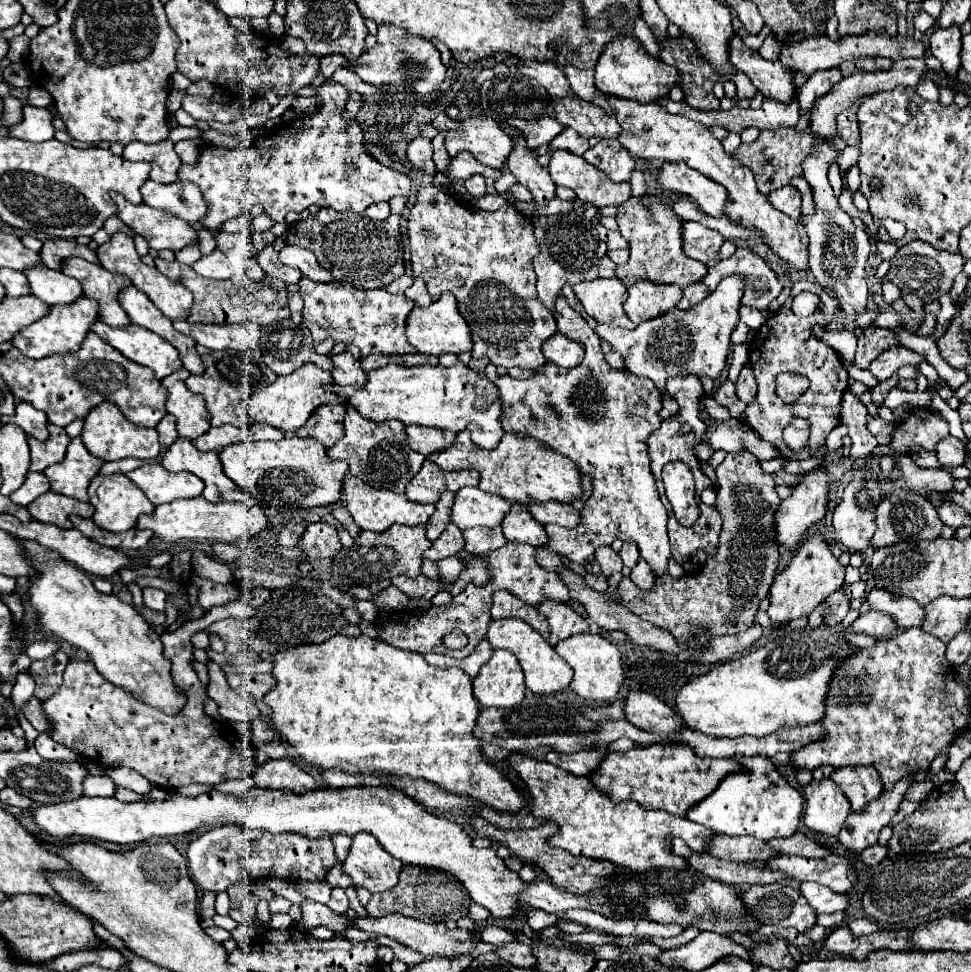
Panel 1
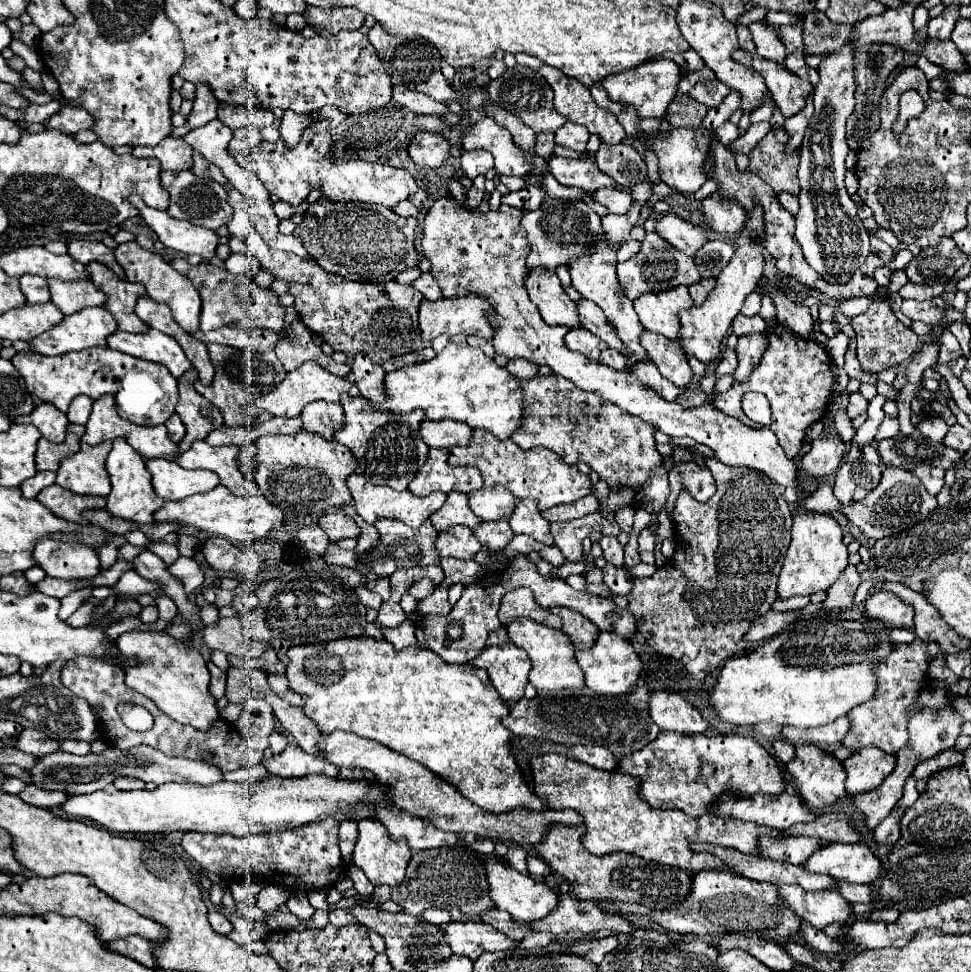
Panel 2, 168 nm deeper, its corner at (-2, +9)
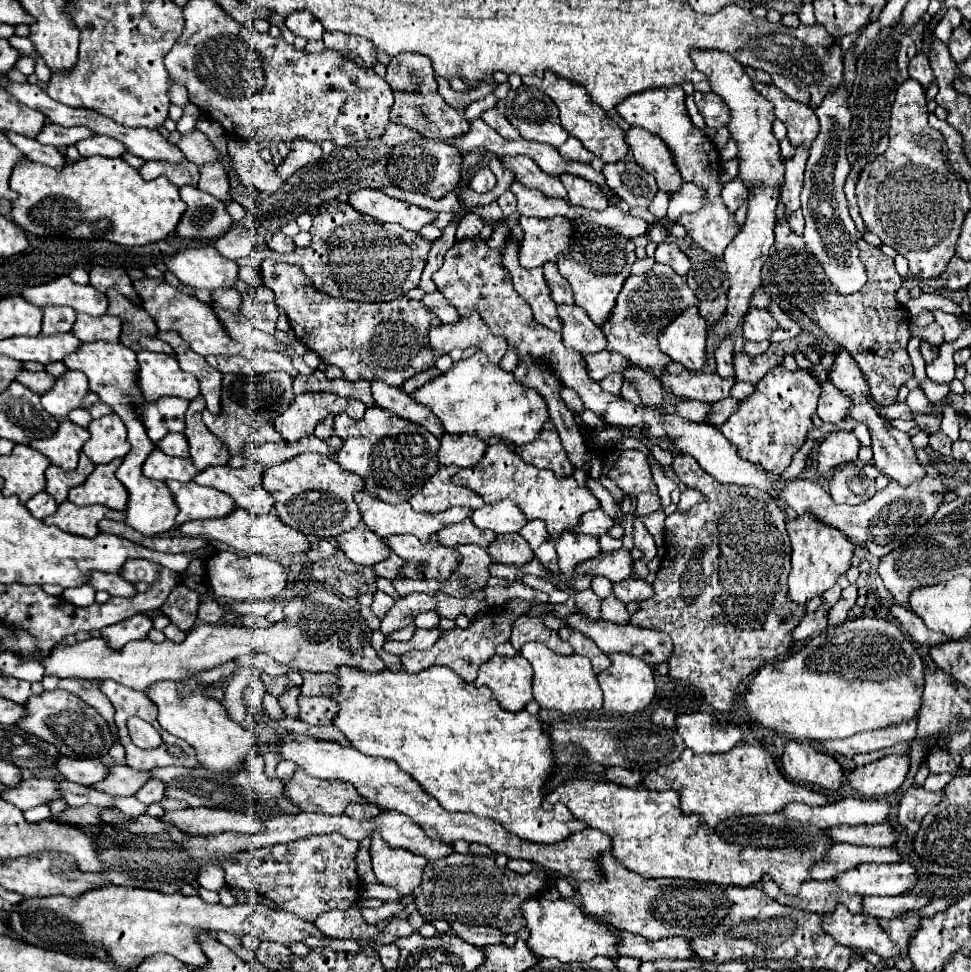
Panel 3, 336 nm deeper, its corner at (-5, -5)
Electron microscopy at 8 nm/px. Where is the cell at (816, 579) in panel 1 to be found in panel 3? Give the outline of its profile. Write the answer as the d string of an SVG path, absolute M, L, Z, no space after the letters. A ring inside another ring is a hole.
M801 515L787 521L787 533L791 537L791 573L789 573L789 599L795 603L807 603L813 597L831 589L841 573L847 573L853 557L853 543L841 535L835 527L817 523L811 515Z

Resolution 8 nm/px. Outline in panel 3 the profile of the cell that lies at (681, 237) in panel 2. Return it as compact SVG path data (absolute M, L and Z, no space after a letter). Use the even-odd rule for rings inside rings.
M661 243L655 251L655 261L669 265L679 275L687 275L689 267L691 267L687 255L675 243Z

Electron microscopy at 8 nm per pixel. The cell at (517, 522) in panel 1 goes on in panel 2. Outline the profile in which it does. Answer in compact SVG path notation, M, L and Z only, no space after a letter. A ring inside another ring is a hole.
M520 501L510 517L510 527L514 533L524 533L534 537L544 545L552 545L550 537L550 523L540 515L534 501Z

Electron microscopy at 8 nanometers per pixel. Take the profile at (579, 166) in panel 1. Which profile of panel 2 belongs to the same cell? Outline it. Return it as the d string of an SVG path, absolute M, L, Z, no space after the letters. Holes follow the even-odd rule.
M550 157L548 159L548 171L566 187L578 187L588 193L608 187L608 189L618 189L620 185L612 179L606 177L594 165L592 157L582 157L582 159L566 159L566 157Z

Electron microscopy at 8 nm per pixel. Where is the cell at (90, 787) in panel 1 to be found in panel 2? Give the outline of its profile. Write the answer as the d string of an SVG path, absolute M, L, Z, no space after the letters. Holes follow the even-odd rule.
M118 777L118 781L114 781L114 787L120 791L128 791L128 789L144 789L144 783L134 779L134 777Z

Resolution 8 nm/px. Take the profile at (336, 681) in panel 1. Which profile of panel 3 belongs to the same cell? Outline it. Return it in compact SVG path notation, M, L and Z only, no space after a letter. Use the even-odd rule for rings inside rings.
M437 665L415 675L407 671L393 673L389 669L381 673L363 673L343 666L339 668L337 683L333 677L321 673L303 673L303 679L301 695L329 695L339 703L339 715L333 725L347 735L357 751L397 763L397 767L411 775L443 809L491 817L509 833L527 841L541 835L541 819L545 819L545 815L541 815L543 789L547 777L555 771L555 755L543 723L535 715L525 709L517 713L503 711L487 687L477 689L457 677L449 667Z

